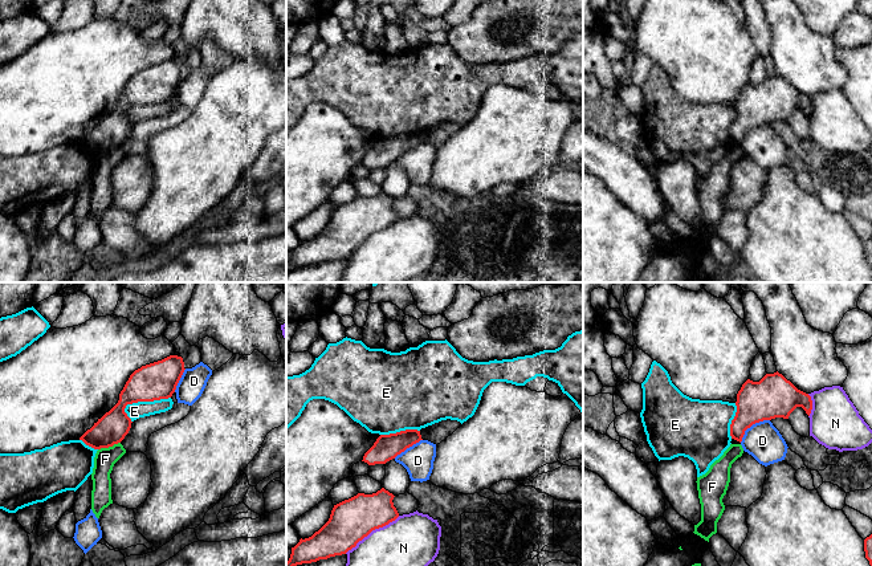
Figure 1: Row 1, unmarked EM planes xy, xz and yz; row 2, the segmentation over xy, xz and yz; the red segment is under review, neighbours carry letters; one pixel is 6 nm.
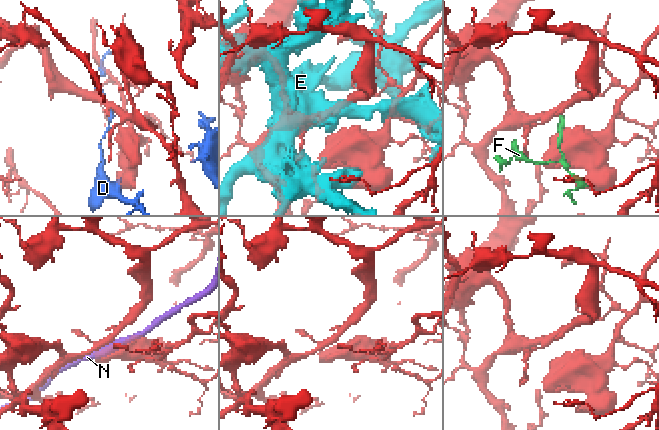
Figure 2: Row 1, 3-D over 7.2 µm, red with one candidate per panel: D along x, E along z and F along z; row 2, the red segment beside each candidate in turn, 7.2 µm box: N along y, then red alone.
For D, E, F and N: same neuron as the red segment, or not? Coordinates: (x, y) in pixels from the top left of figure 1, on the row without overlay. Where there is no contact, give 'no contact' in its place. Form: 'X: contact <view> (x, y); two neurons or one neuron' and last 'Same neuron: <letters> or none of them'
D: contact yz (752, 127); two neurons
E: contact xy (145, 104); two neurons
F: contact xy (109, 149); two neurons
N: contact xz (371, 233); two neurons
Same neuron: none of them

